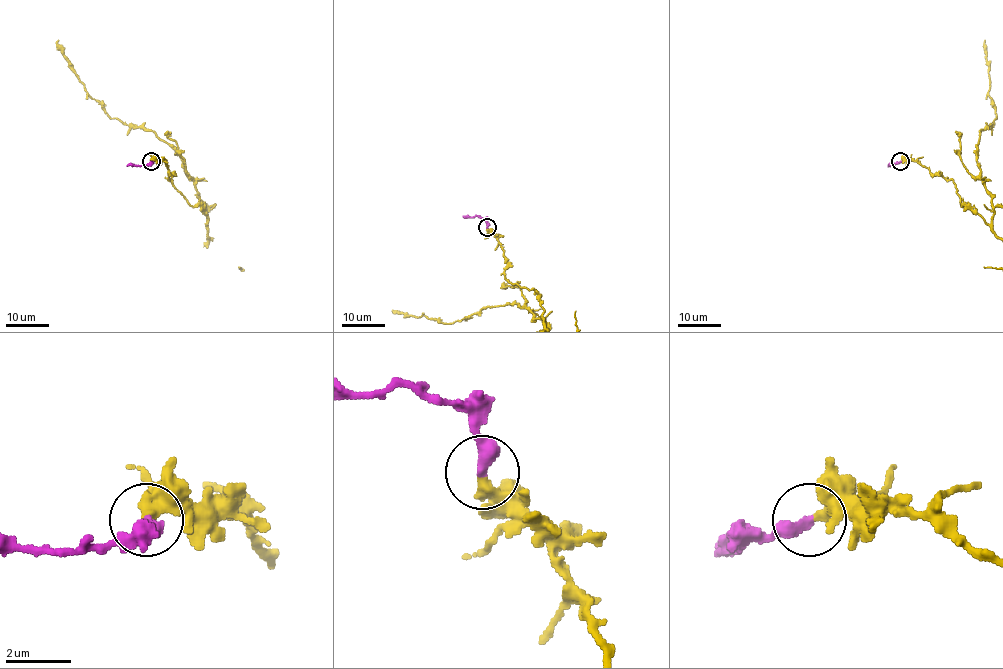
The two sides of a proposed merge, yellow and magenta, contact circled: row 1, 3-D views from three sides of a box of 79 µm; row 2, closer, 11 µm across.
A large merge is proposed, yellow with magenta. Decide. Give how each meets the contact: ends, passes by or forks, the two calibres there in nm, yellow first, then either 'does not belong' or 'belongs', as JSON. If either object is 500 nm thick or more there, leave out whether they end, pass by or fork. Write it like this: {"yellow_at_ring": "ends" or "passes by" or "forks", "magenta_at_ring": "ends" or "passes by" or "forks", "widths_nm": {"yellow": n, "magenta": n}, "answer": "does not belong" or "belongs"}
{"yellow_at_ring": "ends", "magenta_at_ring": "ends", "widths_nm": {"yellow": 400, "magenta": 400}, "answer": "belongs"}

